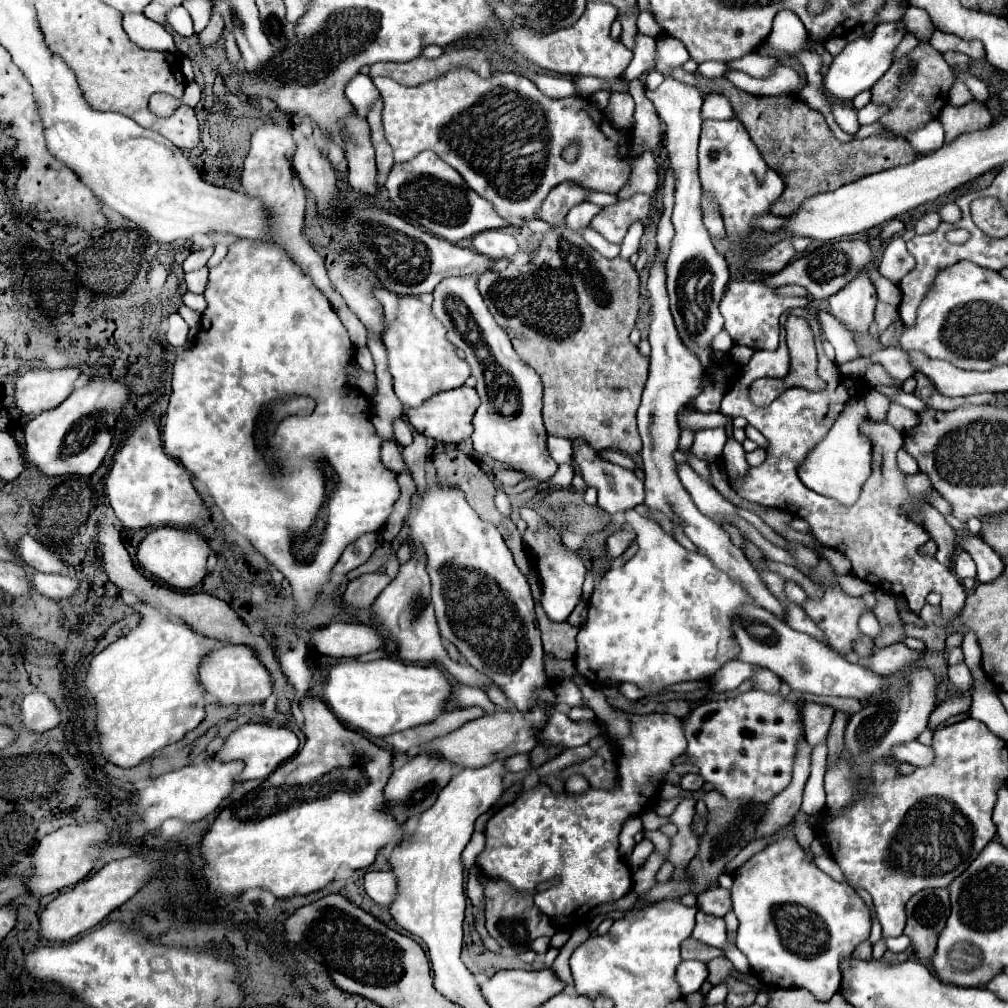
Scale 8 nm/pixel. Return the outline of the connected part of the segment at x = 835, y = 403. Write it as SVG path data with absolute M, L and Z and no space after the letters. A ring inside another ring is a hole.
M793 308L781 316L781 338L779 348L773 352L757 350L751 360L741 368L741 376L735 382L735 386L749 386L757 378L785 378L789 372L789 350L785 344L785 322L789 314L801 316L809 322L813 334L815 334L815 346L817 346L817 360L819 360L819 376L827 382L827 386L819 392L809 392L805 388L787 388L777 396L769 406L757 408L751 404L747 392L743 388L731 388L723 402L719 412L727 414L731 418L743 416L753 428L763 432L767 438L767 460L759 468L751 468L747 478L737 486L737 494L749 502L757 502L763 506L787 510L793 516L799 516L807 520L813 528L815 538L845 554L853 562L853 574L869 584L879 584L877 588L903 596L911 608L913 614L919 614L925 602L925 596L931 592L941 594L941 616L943 626L947 628L955 616L965 606L965 588L957 580L957 576L941 564L935 556L923 554L921 546L929 540L929 534L915 522L911 522L905 516L903 504L909 498L923 498L927 502L927 494L931 490L931 482L925 474L905 476L899 472L895 454L903 444L901 432L897 432L893 426L883 422L869 422L865 420L861 424L861 432L865 432L873 442L873 474L863 486L861 498L853 506L841 506L839 502L825 498L817 492L811 492L803 486L803 482L797 476L797 464L807 456L807 452L827 434L827 430L833 426L835 418L843 412L847 400L851 394L859 394L863 382L843 376L835 372L835 364L825 356L821 346L821 326L817 322L817 316L807 308Z

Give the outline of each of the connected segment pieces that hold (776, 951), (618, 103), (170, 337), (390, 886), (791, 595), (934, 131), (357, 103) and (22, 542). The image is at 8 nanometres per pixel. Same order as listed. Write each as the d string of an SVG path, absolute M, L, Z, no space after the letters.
M791 834L771 842L765 850L757 852L735 870L731 900L733 912L739 920L735 944L747 956L751 970L761 982L775 984L767 988L805 988L821 1002L827 1002L839 990L841 958L849 956L859 942L867 940L871 930L871 910L861 896L849 884L835 882L811 864L805 858L805 850Z
M611 92L611 100L605 108L605 116L619 128L627 128L633 118L633 98L629 92Z
M171 314L169 316L169 330L165 334L167 342L171 346L183 346L187 342L187 334L189 334L187 322L179 314Z
M367 872L365 874L365 892L377 902L377 904L391 904L395 898L395 878L393 872Z
M785 582L785 594L787 594L787 598L789 600L793 600L793 602L797 602L797 604L803 604L805 600L807 600L807 594L805 594L805 590L797 584L797 582Z
M927 124L903 138L909 140L919 154L925 154L925 152L931 152L931 150L937 150L943 146L943 126L941 124Z
M357 74L345 88L345 94L349 98L349 102L355 108L355 114L359 118L365 118L369 114L369 110L375 106L375 102L379 100L379 92L375 88L375 84L371 82L369 76L365 74Z
M29 534L17 540L17 556L37 572L61 572L65 568L63 560L55 556L49 548L33 540Z

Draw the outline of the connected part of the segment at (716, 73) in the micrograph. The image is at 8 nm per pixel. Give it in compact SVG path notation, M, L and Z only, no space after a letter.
M703 62L697 72L703 76L703 78L723 78L727 76L729 72L729 66L725 62Z

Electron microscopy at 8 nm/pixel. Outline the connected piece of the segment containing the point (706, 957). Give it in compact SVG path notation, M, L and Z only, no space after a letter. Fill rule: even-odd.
M687 938L683 944L681 944L681 958L683 960L699 960L699 962L709 962L717 956L723 956L723 952L719 948L713 948L713 946L707 946L707 944L701 944L699 940L695 942L693 938Z

